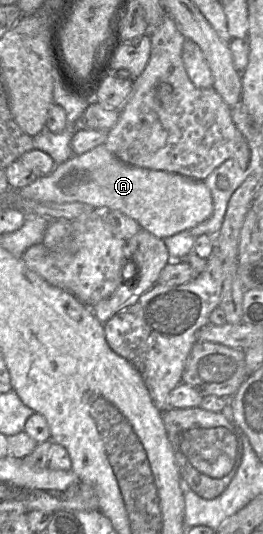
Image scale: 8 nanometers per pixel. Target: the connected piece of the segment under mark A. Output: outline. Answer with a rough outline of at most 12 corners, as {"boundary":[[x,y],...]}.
{"boundary":[[104,144],[20,188],[118,210],[160,239],[213,213],[202,180]]}

